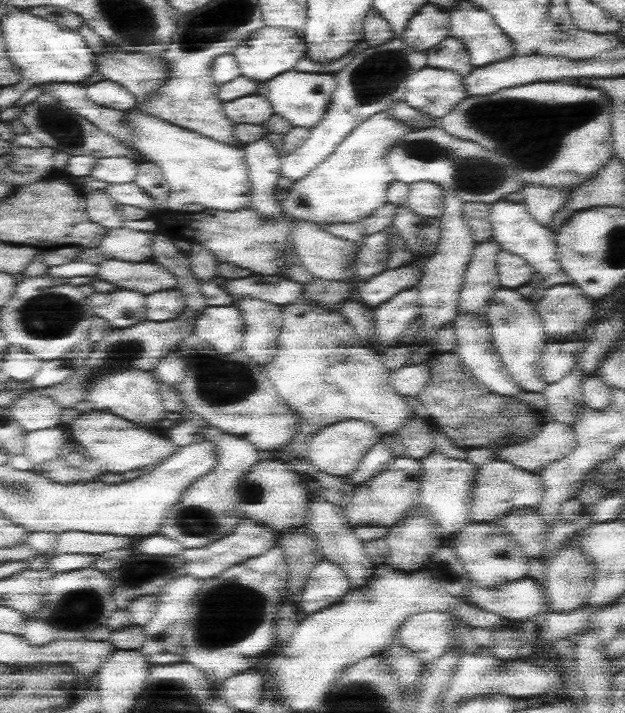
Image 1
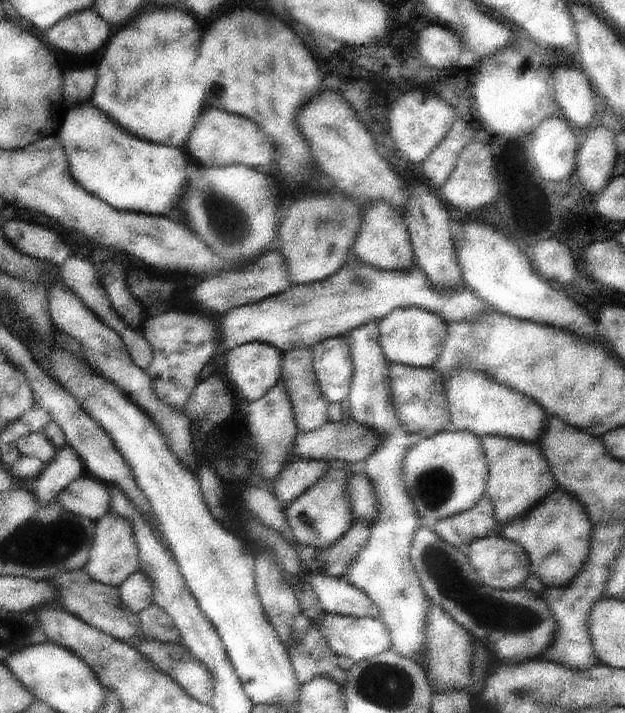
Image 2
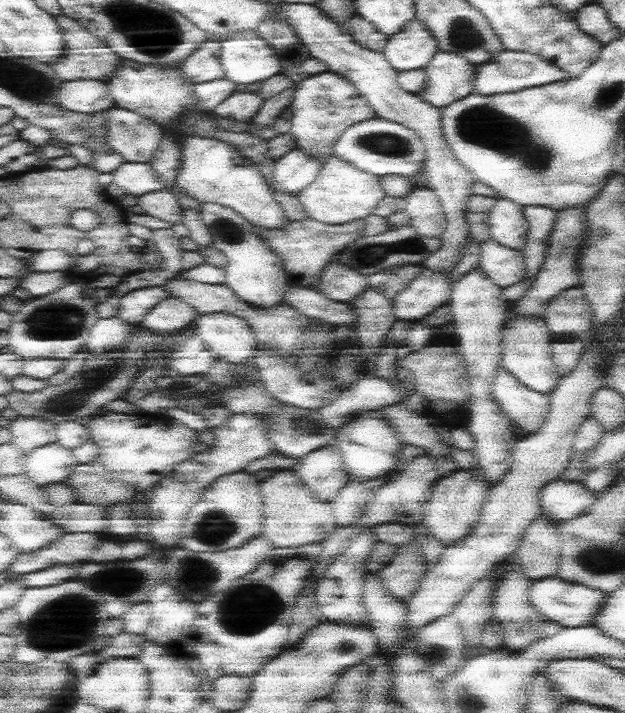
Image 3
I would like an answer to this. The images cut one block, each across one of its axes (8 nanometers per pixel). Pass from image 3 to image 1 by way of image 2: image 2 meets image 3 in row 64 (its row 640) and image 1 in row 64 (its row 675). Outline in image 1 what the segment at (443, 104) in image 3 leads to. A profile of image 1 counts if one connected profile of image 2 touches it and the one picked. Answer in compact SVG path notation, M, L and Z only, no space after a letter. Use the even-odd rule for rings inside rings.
M447 38L443 44L427 52L427 58L429 58L429 68L455 70L463 80L467 80L469 74L473 72L467 44L457 38Z

